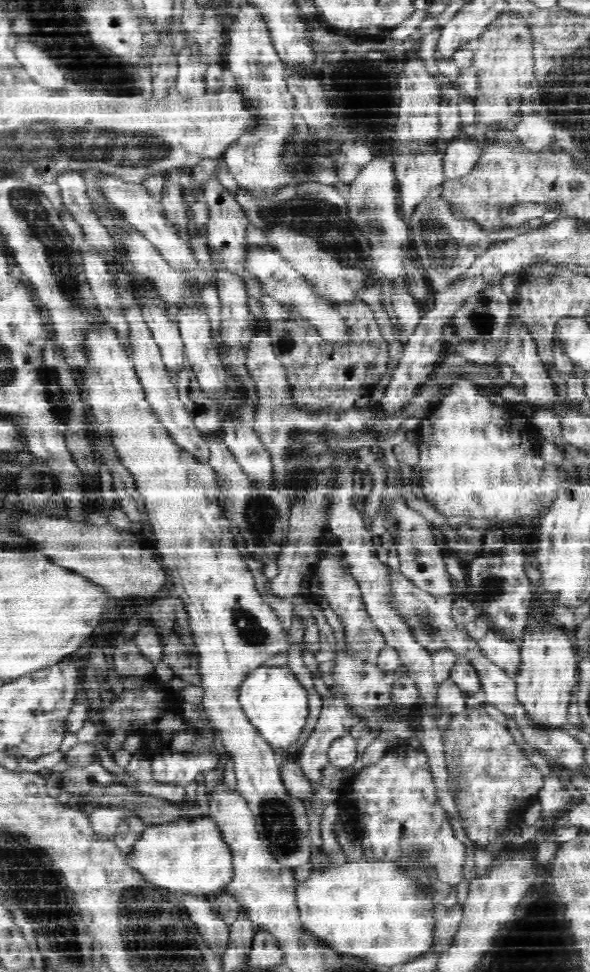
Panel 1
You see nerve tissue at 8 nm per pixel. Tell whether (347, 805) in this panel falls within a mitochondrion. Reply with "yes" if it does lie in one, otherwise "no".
no

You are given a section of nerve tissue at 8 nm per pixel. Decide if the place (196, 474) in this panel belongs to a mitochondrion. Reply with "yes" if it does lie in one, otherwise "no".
no

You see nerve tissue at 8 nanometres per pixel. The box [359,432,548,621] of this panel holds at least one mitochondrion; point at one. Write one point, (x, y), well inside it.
(491, 589)

